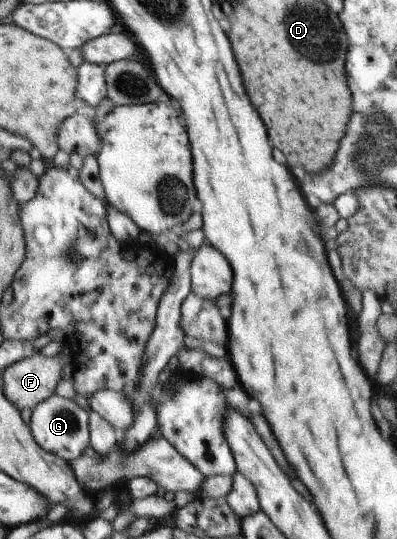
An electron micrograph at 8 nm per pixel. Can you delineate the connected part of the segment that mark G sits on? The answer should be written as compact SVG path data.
M57 393L33 409L30 426L34 439L46 451L60 456L70 464L90 447L90 413L74 399L66 399Z

